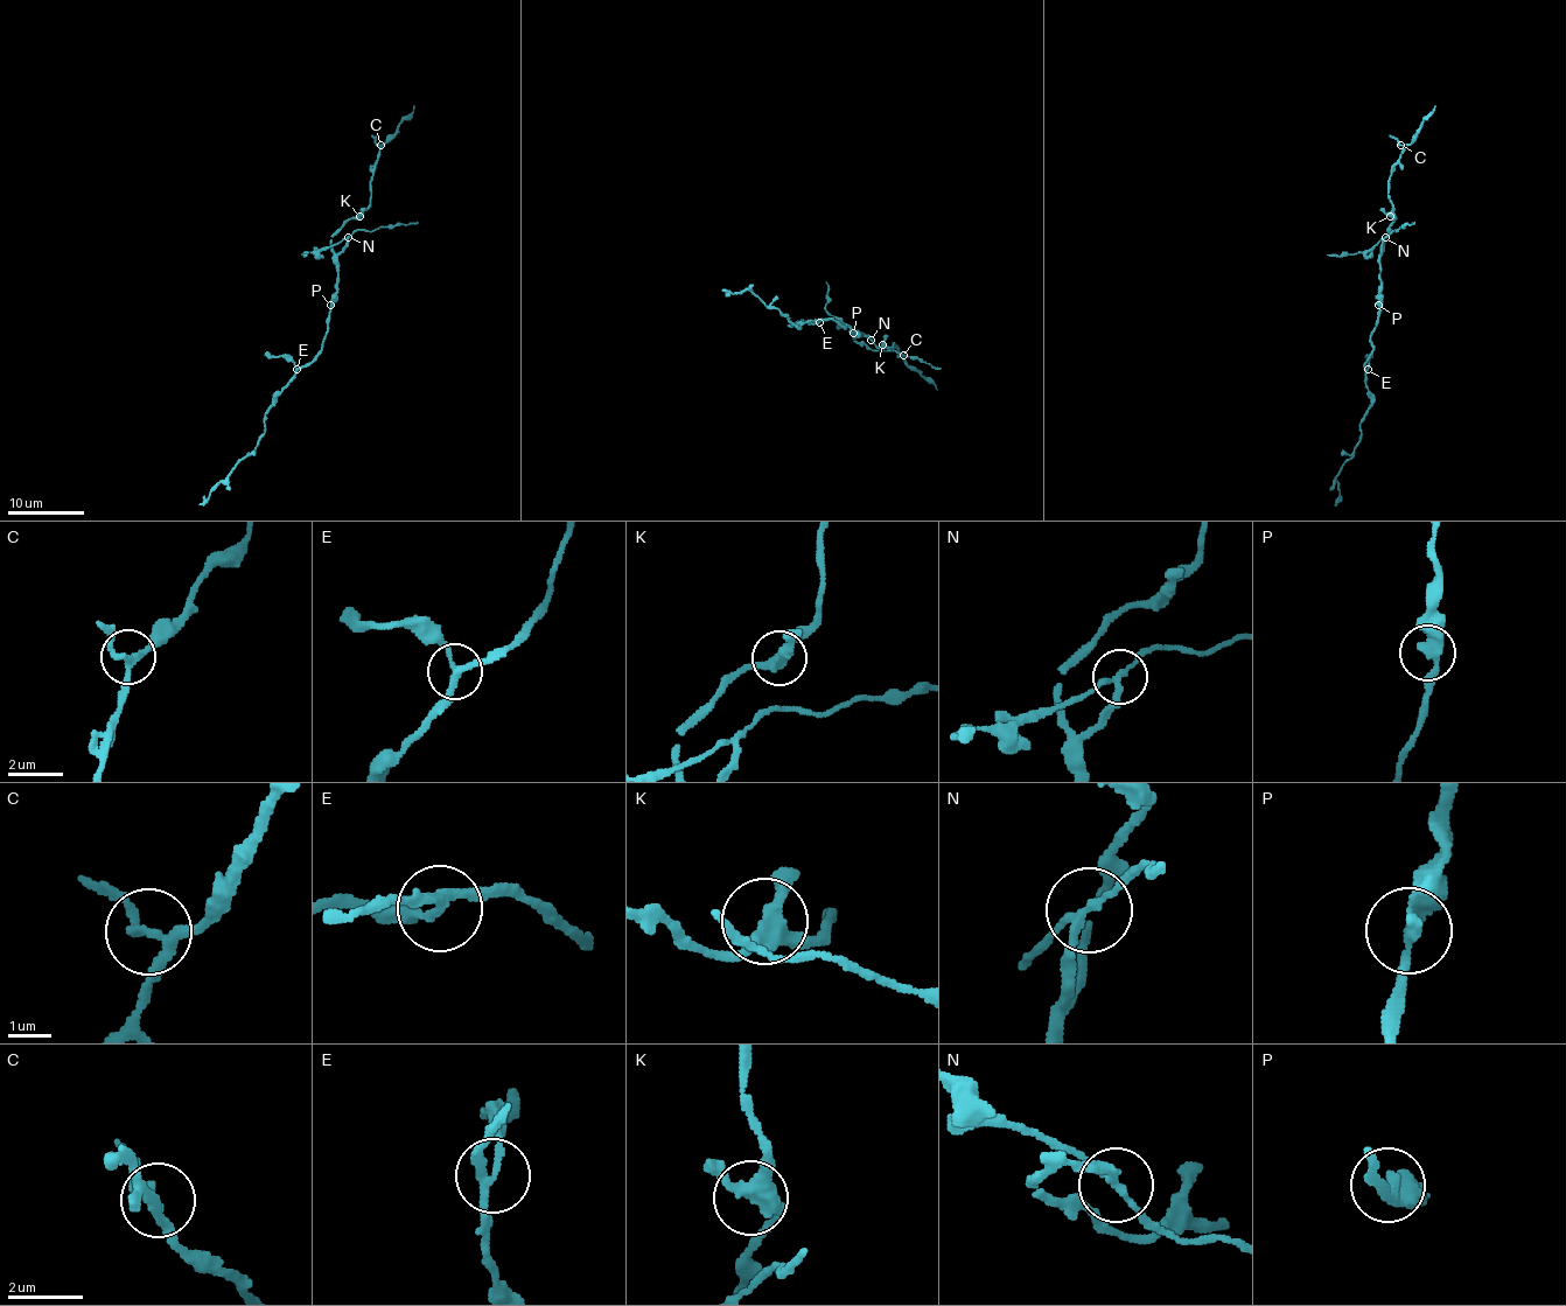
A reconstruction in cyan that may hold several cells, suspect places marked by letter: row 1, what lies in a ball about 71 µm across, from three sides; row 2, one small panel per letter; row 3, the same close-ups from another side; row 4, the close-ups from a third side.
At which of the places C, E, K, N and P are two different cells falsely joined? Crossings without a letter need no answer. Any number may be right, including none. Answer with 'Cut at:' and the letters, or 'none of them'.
Cut at: N

